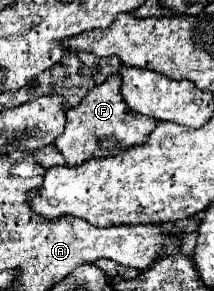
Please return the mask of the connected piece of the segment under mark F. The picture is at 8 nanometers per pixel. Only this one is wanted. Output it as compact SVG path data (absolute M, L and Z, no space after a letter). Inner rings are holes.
M111 75L107 79L109 81L95 85L77 107L67 111L65 131L63 131L63 135L59 135L55 139L55 147L65 157L67 165L79 165L79 163L87 161L89 157L109 157L131 145L139 145L141 141L147 139L147 133L151 133L157 125L157 121L151 117L145 117L145 115L139 117L139 115L131 113L131 109L127 107L127 103L121 97L121 91L119 91L121 79L117 75ZM105 139L113 139L115 145L103 147Z

